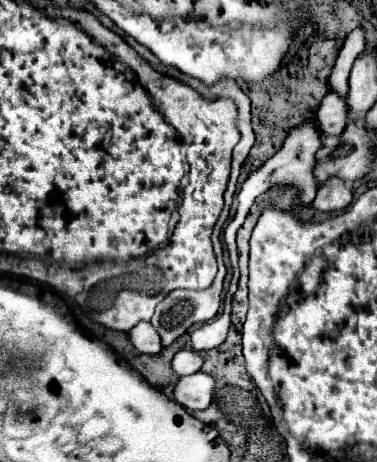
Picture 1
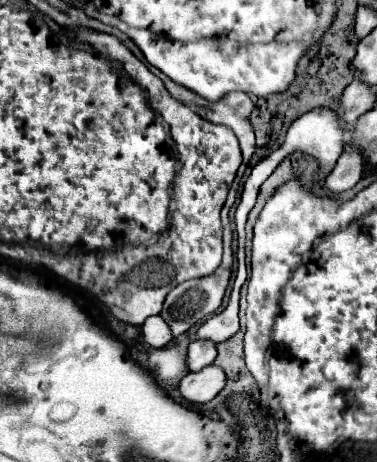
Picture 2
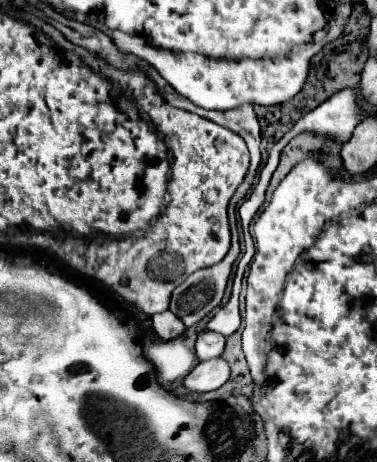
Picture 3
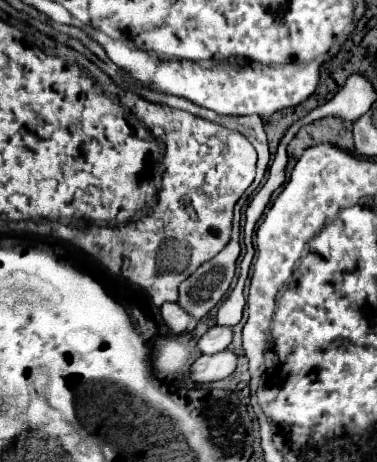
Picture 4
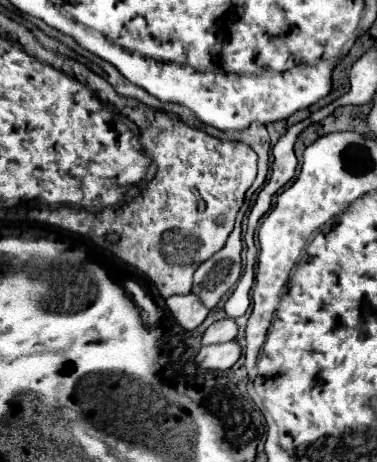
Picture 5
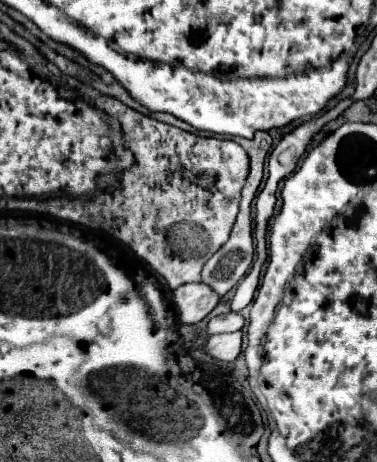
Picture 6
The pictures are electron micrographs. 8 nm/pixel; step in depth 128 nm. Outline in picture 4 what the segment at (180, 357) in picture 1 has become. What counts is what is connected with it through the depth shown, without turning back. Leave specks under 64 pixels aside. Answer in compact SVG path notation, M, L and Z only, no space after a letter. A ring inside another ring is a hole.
M212 326L200 340L198 348L204 354L216 354L220 350L226 350L232 342L232 328L228 326Z

